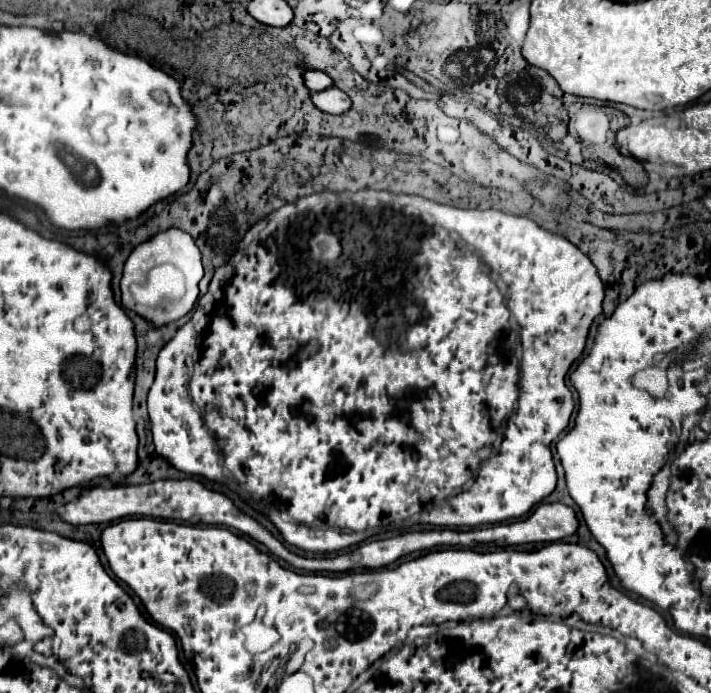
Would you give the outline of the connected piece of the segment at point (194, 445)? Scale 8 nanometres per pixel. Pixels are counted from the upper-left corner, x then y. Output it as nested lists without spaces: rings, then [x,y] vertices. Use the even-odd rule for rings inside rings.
[[[322,191],[322,193],[314,193],[314,195],[306,195],[306,197],[300,197],[300,199],[298,199],[298,201],[294,201],[294,203],[286,203],[286,205],[284,205],[284,207],[280,207],[280,209],[276,209],[276,211],[272,211],[272,213],[270,213],[270,215],[266,215],[266,217],[264,217],[264,219],[262,219],[262,221],[259,221],[259,222],[257,222],[257,223],[256,223],[256,224],[255,224],[255,225],[253,225],[253,226],[252,226],[252,227],[251,227],[251,228],[250,228],[250,229],[249,229],[249,230],[248,230],[248,231],[247,231],[247,233],[246,233],[246,235],[245,235],[245,237],[244,237],[244,238],[243,238],[243,240],[242,240],[242,241],[241,241],[241,242],[240,242],[240,244],[239,244],[239,248],[238,248],[238,250],[237,250],[237,252],[236,252],[236,253],[235,253],[235,255],[236,255],[236,254],[240,254],[240,257],[239,257],[239,258],[238,258],[238,257],[237,257],[237,256],[236,256],[236,258],[237,258],[237,259],[239,259],[239,261],[240,261],[240,259],[241,259],[241,258],[242,258],[242,261],[240,261],[240,263],[238,263],[238,269],[236,269],[236,271],[234,271],[234,275],[232,275],[232,277],[230,277],[230,279],[228,279],[228,281],[226,281],[226,282],[224,282],[224,279],[222,279],[222,280],[223,280],[223,281],[216,281],[216,270],[215,270],[215,276],[214,276],[214,277],[213,277],[213,278],[212,278],[212,280],[211,280],[211,282],[210,282],[210,284],[209,284],[209,288],[208,288],[208,291],[207,291],[207,293],[206,293],[206,294],[205,294],[205,295],[203,295],[203,296],[202,296],[202,297],[201,297],[201,298],[200,298],[200,299],[199,299],[199,301],[198,301],[198,305],[199,305],[199,310],[200,310],[200,311],[201,311],[201,312],[202,312],[202,313],[204,313],[204,314],[193,314],[193,316],[192,316],[192,318],[191,318],[191,320],[190,320],[190,321],[189,321],[189,322],[187,322],[187,323],[186,323],[186,324],[184,324],[184,325],[182,325],[182,327],[180,327],[180,329],[178,329],[178,331],[176,331],[176,335],[174,335],[174,337],[172,337],[172,339],[170,339],[170,341],[168,341],[168,343],[166,343],[166,345],[164,345],[164,347],[162,347],[162,351],[160,351],[160,355],[158,355],[158,357],[157,357],[157,359],[156,359],[156,379],[154,379],[154,385],[152,385],[152,389],[150,389],[150,393],[148,393],[148,413],[150,413],[150,423],[152,423],[152,435],[154,435],[154,445],[156,445],[156,453],[158,453],[158,455],[162,455],[162,457],[164,457],[164,459],[166,459],[166,461],[168,461],[168,463],[170,463],[170,465],[172,465],[172,467],[174,467],[174,469],[178,469],[178,471],[184,471],[184,473],[190,473],[190,475],[202,475],[202,477],[206,477],[206,479],[208,479],[208,481],[214,481],[214,483],[224,483],[224,485],[226,485],[226,487],[230,487],[230,481],[234,481],[234,483],[236,483],[236,487],[238,487],[238,489],[240,489],[240,491],[246,491],[246,493],[248,493],[248,499],[250,499],[250,501],[252,501],[252,505],[254,505],[254,509],[258,509],[258,511],[260,511],[260,513],[264,513],[264,515],[266,515],[266,517],[268,517],[268,519],[272,519],[272,521],[274,521],[274,525],[276,525],[276,527],[278,527],[278,531],[280,531],[280,533],[282,533],[282,537],[284,537],[284,541],[286,541],[286,543],[290,543],[290,545],[292,545],[292,547],[298,547],[298,549],[302,549],[302,551],[306,551],[306,553],[336,553],[336,551],[340,551],[340,549],[346,549],[346,547],[350,547],[350,545],[354,545],[354,543],[358,543],[358,541],[362,541],[362,531],[366,531],[366,529],[368,529],[368,527],[370,527],[370,529],[378,529],[378,527],[380,527],[380,529],[382,529],[382,531],[390,531],[390,529],[394,529],[394,527],[396,527],[396,531],[398,531],[398,529],[400,529],[400,527],[402,527],[402,529],[404,529],[404,527],[412,527],[412,525],[416,525],[416,523],[428,523],[428,525],[433,525],[433,526],[436,526],[436,527],[478,527],[478,526],[481,526],[481,525],[492,525],[492,523],[502,523],[502,521],[508,521],[508,519],[518,519],[518,517],[522,517],[522,515],[526,515],[526,513],[528,513],[528,511],[530,511],[530,509],[532,509],[532,507],[534,507],[534,505],[536,505],[536,503],[540,503],[540,501],[542,501],[542,499],[544,499],[544,497],[546,497],[546,495],[550,495],[550,493],[552,493],[552,491],[554,491],[554,487],[556,487],[556,469],[554,469],[554,459],[552,459],[552,451],[550,451],[550,443],[552,443],[552,441],[554,441],[554,439],[556,439],[556,437],[558,437],[558,435],[560,435],[560,433],[562,433],[562,431],[564,431],[564,429],[566,429],[566,425],[568,425],[568,421],[570,421],[570,415],[572,415],[572,407],[574,407],[574,401],[572,401],[572,393],[570,393],[570,391],[568,391],[568,387],[566,387],[566,383],[564,383],[564,377],[566,377],[566,371],[568,371],[568,367],[570,367],[570,365],[572,365],[572,363],[574,363],[574,359],[576,359],[576,357],[580,357],[580,355],[582,355],[582,351],[584,351],[584,345],[586,345],[586,337],[588,337],[588,329],[590,329],[590,325],[592,325],[592,321],[594,321],[594,319],[596,319],[596,317],[598,317],[598,315],[600,315],[600,313],[602,313],[602,299],[604,299],[604,283],[602,283],[602,281],[600,281],[600,277],[598,277],[598,271],[596,271],[596,267],[594,267],[594,265],[592,265],[592,261],[590,261],[590,259],[588,259],[588,257],[586,257],[586,255],[584,255],[584,253],[582,253],[582,251],[580,251],[580,249],[578,249],[578,247],[576,247],[576,245],[572,245],[572,243],[570,243],[570,241],[568,241],[568,239],[566,239],[566,237],[564,237],[564,235],[556,235],[556,233],[552,233],[552,231],[548,231],[548,229],[542,229],[542,227],[540,227],[540,225],[538,225],[538,223],[536,223],[536,221],[532,221],[532,219],[528,219],[528,217],[518,217],[518,215],[508,215],[508,213],[504,213],[504,211],[496,211],[496,209],[458,209],[458,207],[450,207],[450,205],[442,205],[442,215],[430,215],[430,219],[432,219],[432,223],[430,223],[430,221],[428,221],[428,219],[420,219],[420,217],[418,217],[418,213],[414,213],[414,197],[418,197],[418,195],[396,195],[396,193],[386,193],[386,191],[378,191],[378,193],[382,193],[382,197],[380,197],[380,199],[382,199],[382,215],[376,215],[376,211],[368,211],[368,195],[364,195],[364,191],[358,191],[358,193],[350,193],[350,191],[342,191],[342,193],[334,193],[334,191]],[[310,229],[324,229],[324,233],[316,233],[316,235],[314,235],[314,233],[312,233],[312,235],[310,235]],[[312,249],[332,249],[332,251],[334,251],[334,253],[332,253],[332,255],[330,255],[330,257],[328,257],[328,259],[326,259],[326,263],[328,263],[328,265],[326,265],[326,263],[324,263],[324,265],[322,265],[322,263],[320,263],[320,259],[316,259],[316,255],[312,255]],[[490,269],[494,269],[494,271],[496,271],[496,273],[498,273],[498,275],[500,275],[500,277],[502,277],[502,281],[504,281],[504,283],[506,283],[506,297],[508,297],[508,307],[510,307],[510,311],[512,311],[512,315],[514,315],[514,317],[516,317],[516,321],[518,321],[518,326],[519,326],[519,328],[520,328],[520,341],[518,341],[518,333],[516,333],[516,331],[514,331],[514,329],[512,329],[512,325],[510,325],[510,311],[508,311],[508,307],[506,307],[506,301],[504,301],[504,295],[502,295],[502,291],[500,291],[500,289],[498,289],[498,285],[496,285],[496,281],[492,281],[492,273],[490,273]],[[516,401],[518,401],[518,407],[516,407],[516,411],[514,411],[514,415],[512,415],[512,417],[510,417],[510,421],[508,421],[508,429],[506,429],[506,433],[504,433],[504,439],[502,439],[502,445],[500,445],[500,449],[498,449],[498,453],[496,453],[496,449],[494,449],[494,443],[496,443],[496,441],[498,441],[498,439],[500,439],[500,431],[502,431],[502,427],[504,427],[504,421],[506,421],[506,419],[508,419],[508,415],[510,415],[510,411],[512,411],[512,409],[514,409],[514,403],[516,403]]]

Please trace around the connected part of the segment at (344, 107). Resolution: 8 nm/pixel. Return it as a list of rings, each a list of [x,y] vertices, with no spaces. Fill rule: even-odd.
[[[332,87],[332,91],[312,93],[312,101],[316,103],[318,109],[322,109],[324,113],[332,113],[332,115],[346,113],[352,107],[350,97],[344,91],[340,91],[338,87]]]

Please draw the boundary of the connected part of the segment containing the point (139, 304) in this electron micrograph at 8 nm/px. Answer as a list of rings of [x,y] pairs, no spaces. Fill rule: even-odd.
[[[166,229],[162,233],[156,233],[154,237],[150,237],[148,241],[140,243],[134,247],[134,251],[130,253],[126,265],[124,265],[124,275],[122,275],[122,305],[136,311],[138,315],[142,315],[144,319],[152,321],[156,327],[176,321],[180,317],[184,317],[196,303],[198,299],[198,281],[202,279],[202,263],[200,263],[200,249],[196,247],[192,235],[188,235],[182,229]],[[168,267],[174,269],[174,273],[160,273],[160,271],[168,271]]]

